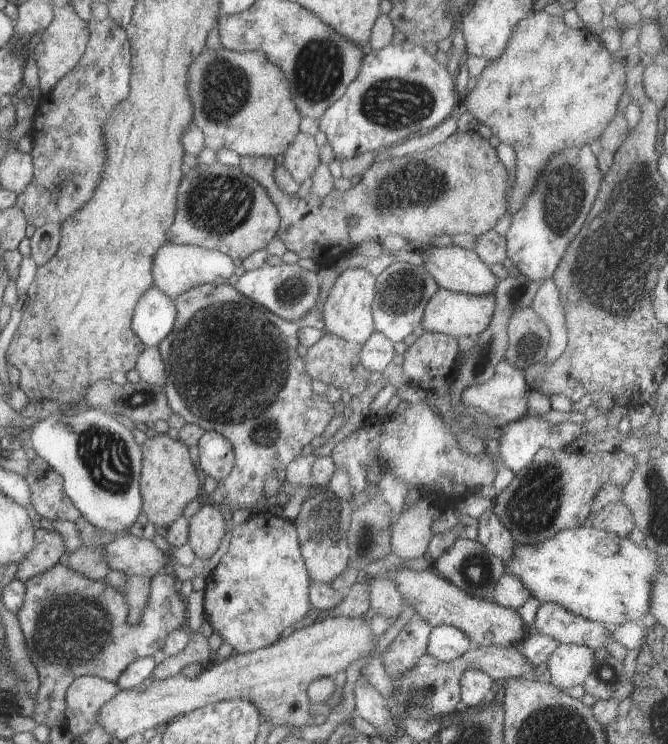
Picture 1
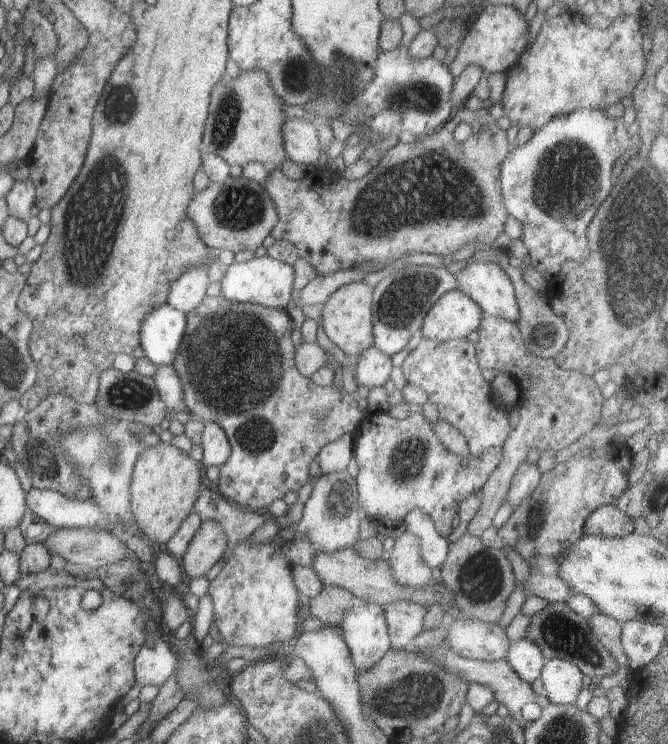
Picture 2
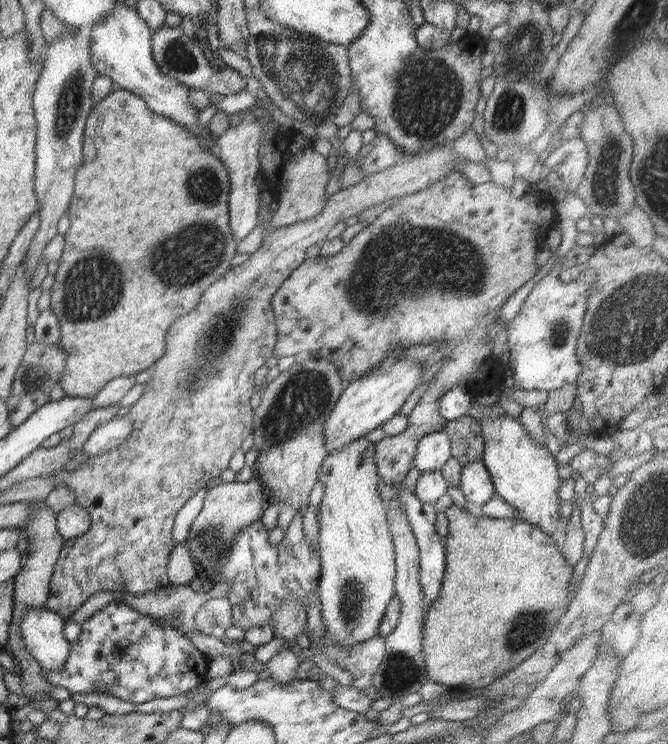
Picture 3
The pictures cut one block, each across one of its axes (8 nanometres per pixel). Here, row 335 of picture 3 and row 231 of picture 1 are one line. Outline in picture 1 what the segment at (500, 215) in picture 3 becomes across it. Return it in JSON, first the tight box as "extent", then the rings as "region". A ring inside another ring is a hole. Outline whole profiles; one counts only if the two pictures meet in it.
{"extent":[239,131,509,267],"region":[[[476,131],[456,132],[446,142],[420,154],[402,158],[384,155],[363,172],[356,186],[346,192],[334,188],[325,198],[315,197],[312,193],[300,198],[297,194],[290,196],[282,192],[273,176],[275,163],[275,158],[245,155],[241,158],[239,168],[244,175],[265,188],[277,207],[281,219],[277,235],[288,251],[298,254],[299,259],[312,259],[320,267],[334,264],[343,256],[350,256],[349,251],[355,245],[371,241],[381,243],[389,235],[406,239],[415,246],[416,253],[426,252],[432,247],[431,241],[442,235],[454,237],[471,233],[478,238],[494,229],[498,220],[509,210],[506,199],[507,170],[489,140],[480,138]],[[352,218],[356,218],[355,226],[350,224]]]}

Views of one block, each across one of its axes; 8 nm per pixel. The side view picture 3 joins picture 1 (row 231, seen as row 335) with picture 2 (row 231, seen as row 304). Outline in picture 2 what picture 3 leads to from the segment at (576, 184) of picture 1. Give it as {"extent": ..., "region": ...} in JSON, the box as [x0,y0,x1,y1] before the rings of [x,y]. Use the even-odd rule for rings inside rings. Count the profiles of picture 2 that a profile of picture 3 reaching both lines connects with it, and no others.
{"extent":[500,108,640,278],"region":[[[580,108],[568,115],[556,117],[538,129],[521,146],[513,146],[500,168],[501,194],[508,215],[523,225],[522,242],[528,248],[533,268],[544,278],[556,276],[567,262],[584,262],[589,254],[587,227],[596,216],[602,202],[610,196],[616,180],[612,169],[618,158],[638,153],[640,142],[628,132],[629,118],[609,118],[598,108]]]}

